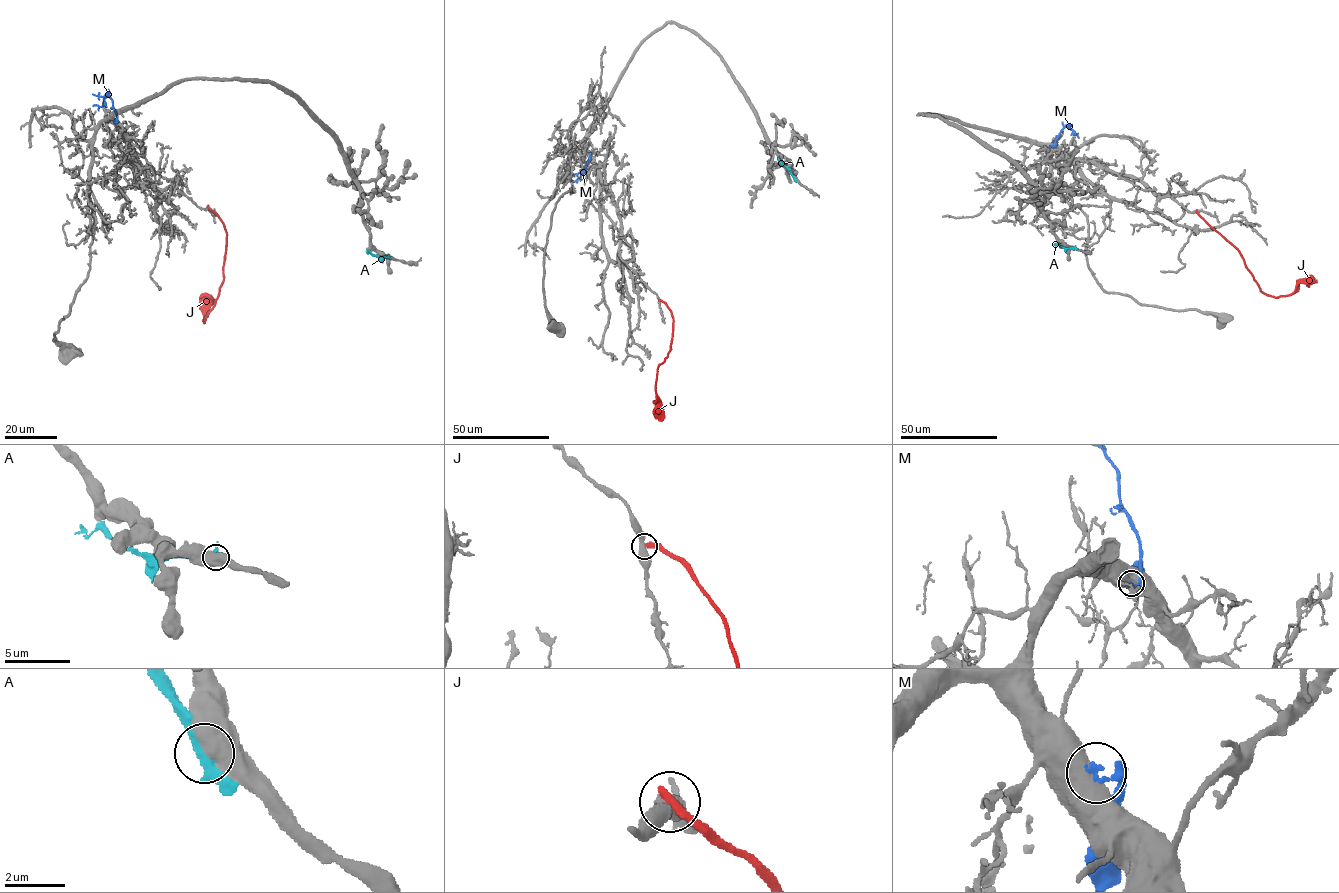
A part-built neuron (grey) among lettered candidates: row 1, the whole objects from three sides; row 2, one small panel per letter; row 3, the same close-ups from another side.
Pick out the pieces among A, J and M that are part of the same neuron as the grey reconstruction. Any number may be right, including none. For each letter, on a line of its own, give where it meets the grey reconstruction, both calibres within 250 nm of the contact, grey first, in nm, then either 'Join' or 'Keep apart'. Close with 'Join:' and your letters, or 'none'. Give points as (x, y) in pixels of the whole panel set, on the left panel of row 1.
A: Touches grey at (388, 257). Thickness 750 nm (grey) against 380 nm. Keep apart
J: Touches grey at (208, 207). Thickness 480 nm (grey) against 360 nm. Keep apart
M: Touches grey at (115, 122). Thickness 800 nm (grey) against 120 nm. Keep apart
Join: none

